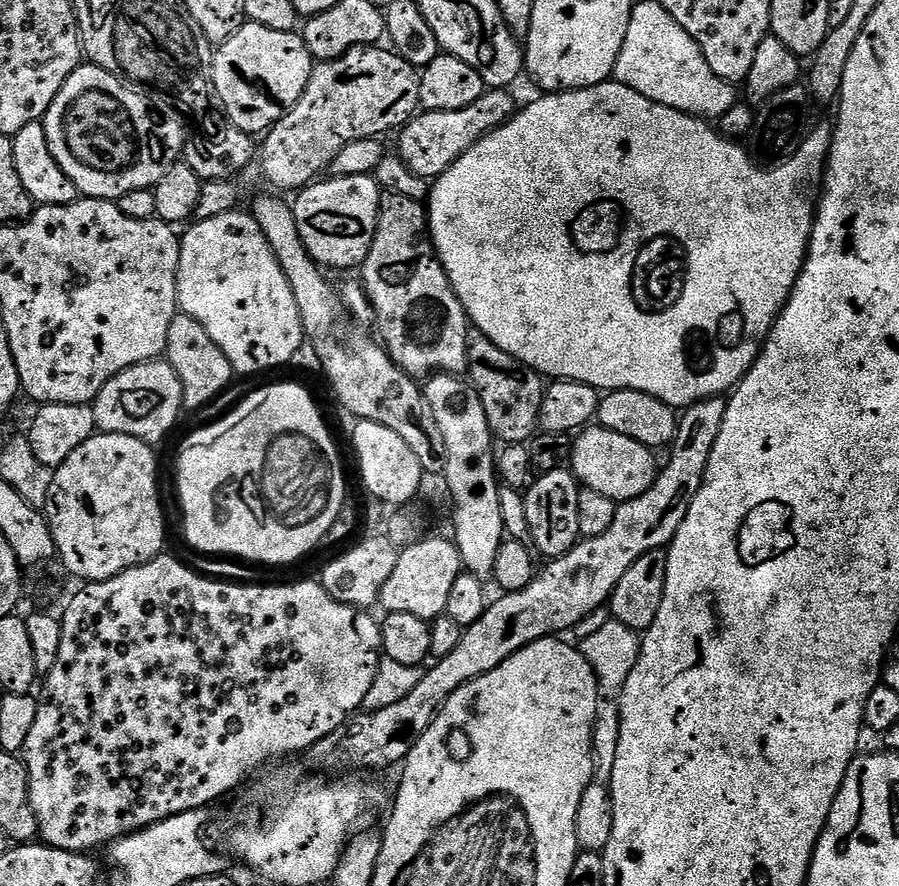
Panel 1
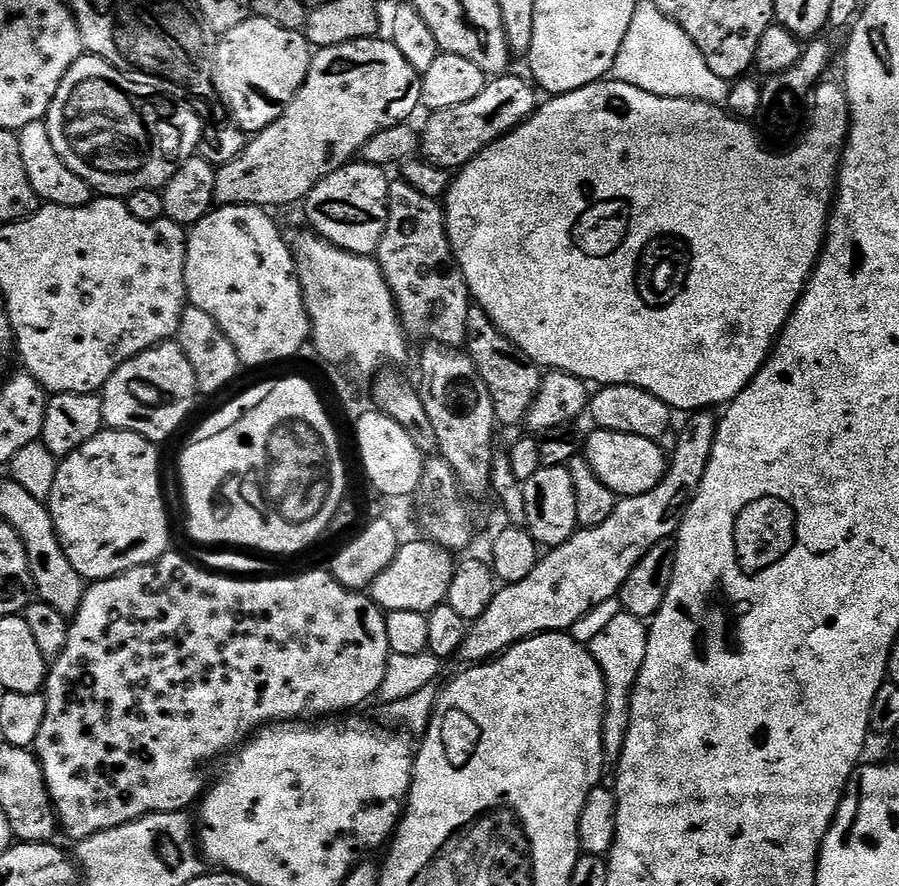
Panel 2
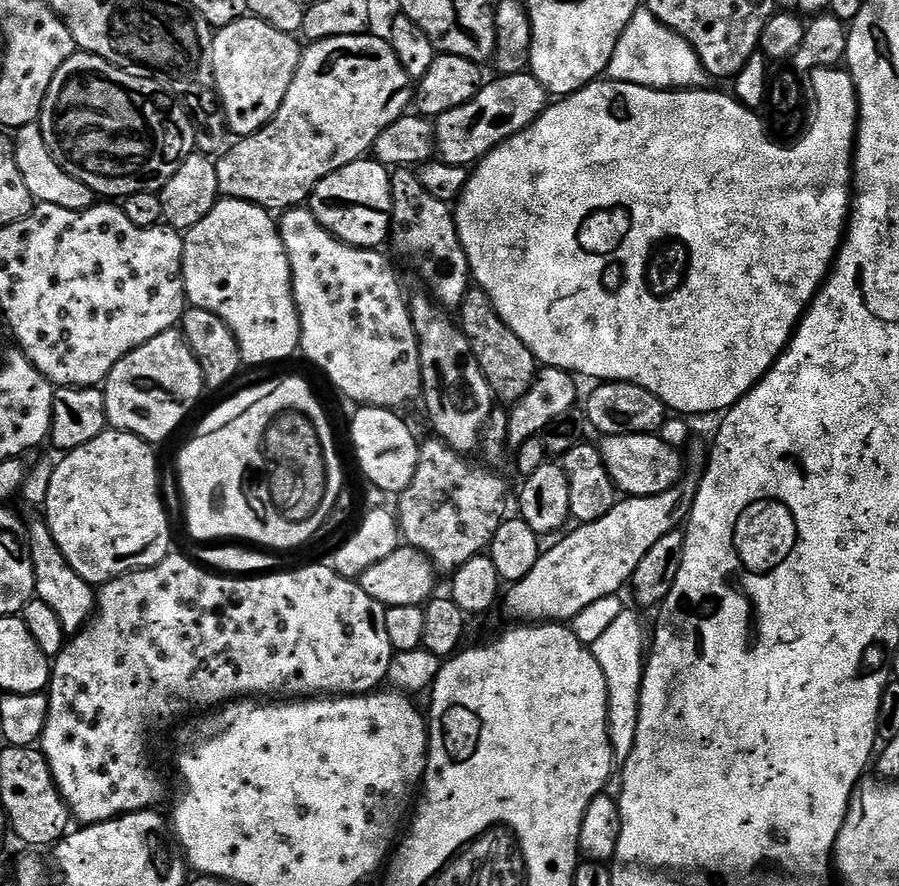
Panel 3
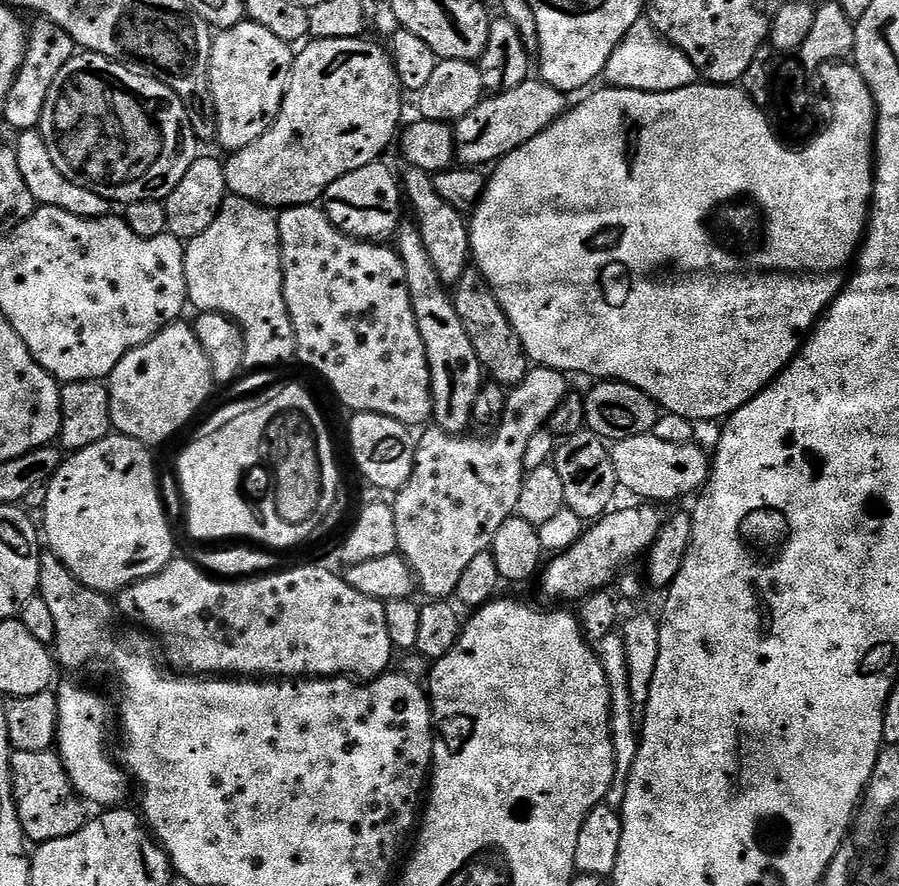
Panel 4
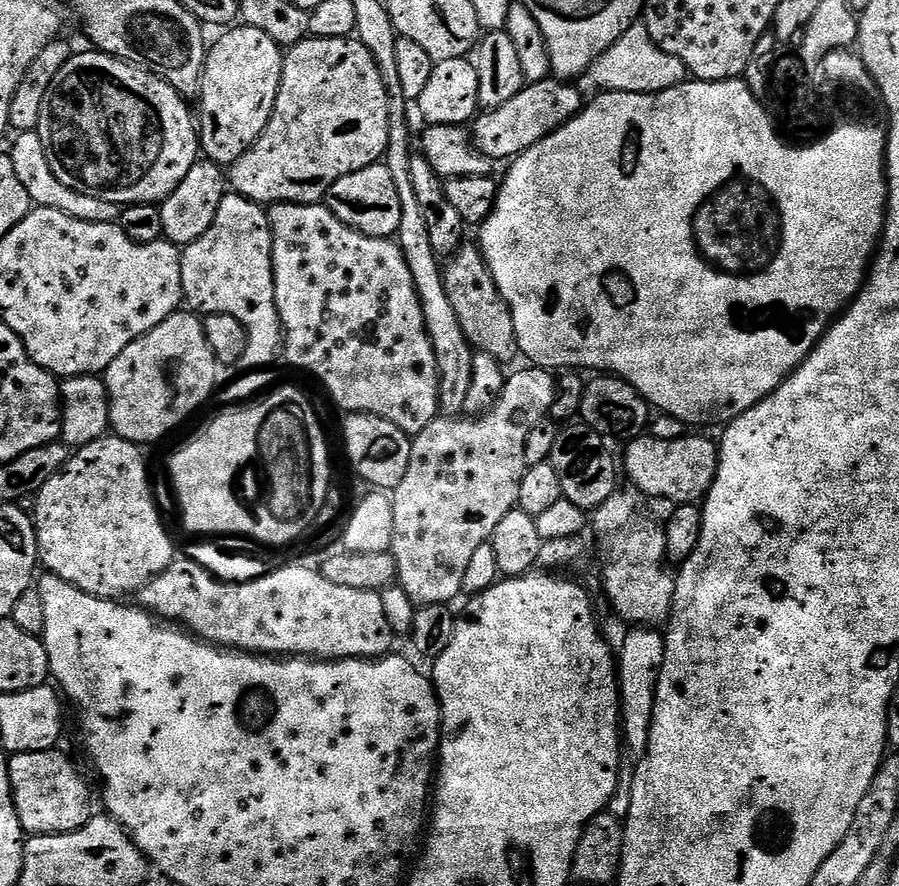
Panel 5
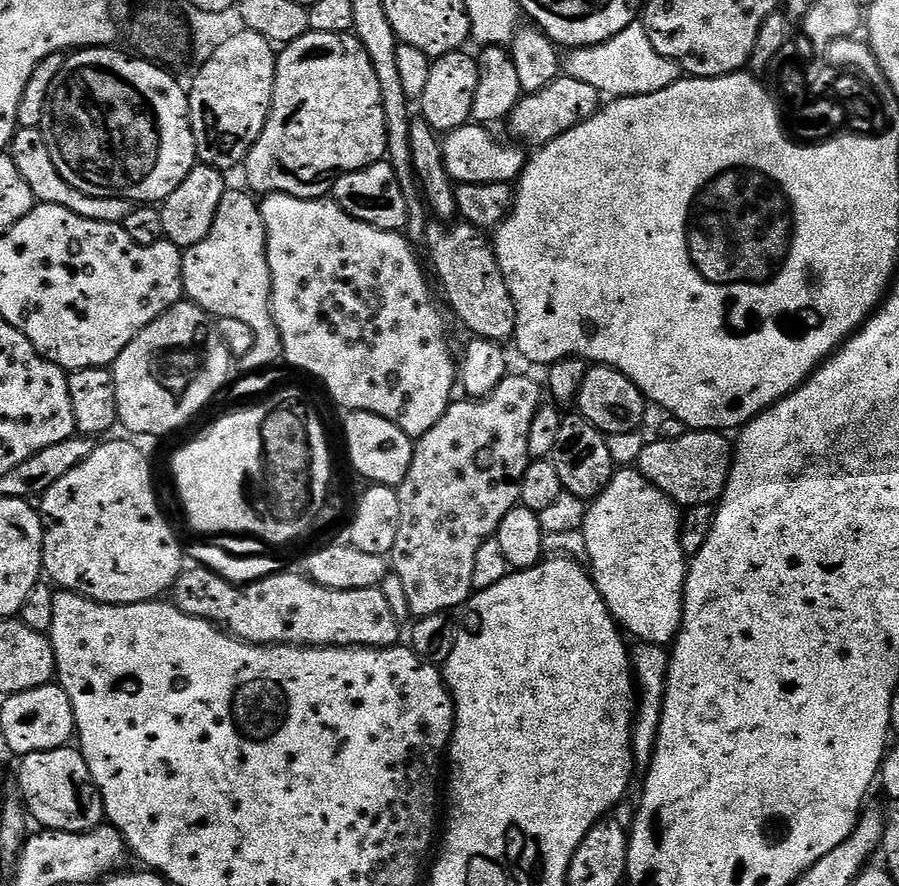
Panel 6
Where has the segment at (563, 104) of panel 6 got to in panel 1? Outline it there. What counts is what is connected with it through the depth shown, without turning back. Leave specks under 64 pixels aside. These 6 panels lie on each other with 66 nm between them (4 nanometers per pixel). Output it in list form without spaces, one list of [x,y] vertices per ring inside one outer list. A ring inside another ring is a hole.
[[[488,90],[478,102],[466,106],[462,110],[446,110],[445,112],[425,112],[412,117],[403,128],[399,129],[400,149],[398,155],[404,164],[414,174],[424,180],[442,175],[444,171],[470,146],[477,144],[487,132],[494,131],[495,128],[511,120],[517,111],[518,103],[512,97],[513,93],[508,90]]]

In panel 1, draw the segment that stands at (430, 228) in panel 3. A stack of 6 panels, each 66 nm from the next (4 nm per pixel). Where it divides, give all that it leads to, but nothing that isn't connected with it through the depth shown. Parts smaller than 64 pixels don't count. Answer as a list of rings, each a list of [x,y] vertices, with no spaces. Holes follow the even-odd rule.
[[[390,191],[381,195],[374,242],[359,272],[371,311],[376,311],[379,339],[398,367],[416,378],[429,374],[460,374],[467,369],[470,321],[458,294],[454,294],[454,286],[450,286],[450,278],[436,256],[436,249],[432,247],[428,235],[428,209],[421,201]]]

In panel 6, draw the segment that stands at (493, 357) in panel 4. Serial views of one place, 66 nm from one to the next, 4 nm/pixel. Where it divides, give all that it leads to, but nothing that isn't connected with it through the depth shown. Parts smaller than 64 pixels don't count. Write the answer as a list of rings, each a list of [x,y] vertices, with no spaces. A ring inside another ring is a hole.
[[[465,222],[453,223],[451,227],[449,227],[452,228],[449,230],[449,232],[447,232],[447,230],[444,228],[447,227],[444,226],[429,227],[426,233],[426,244],[429,244],[429,246],[432,247],[432,264],[434,267],[436,267],[436,276],[438,279],[440,279],[441,286],[444,287],[445,297],[443,296],[443,299],[446,301],[446,304],[447,304],[446,299],[448,299],[449,305],[447,304],[447,307],[450,309],[450,312],[451,312],[450,307],[452,307],[453,314],[456,315],[457,318],[460,319],[461,322],[464,323],[465,326],[468,327],[470,331],[472,331],[471,335],[473,337],[482,340],[498,340],[501,342],[511,341],[516,334],[516,301],[512,294],[510,281],[508,281],[508,279],[504,277],[504,275],[502,274],[502,270],[498,266],[498,258],[496,257],[496,249],[494,247],[493,241],[489,239],[489,237],[487,240],[487,238],[484,237],[487,235],[485,235],[485,233],[481,231],[481,229],[476,228],[474,225],[467,224]]]

